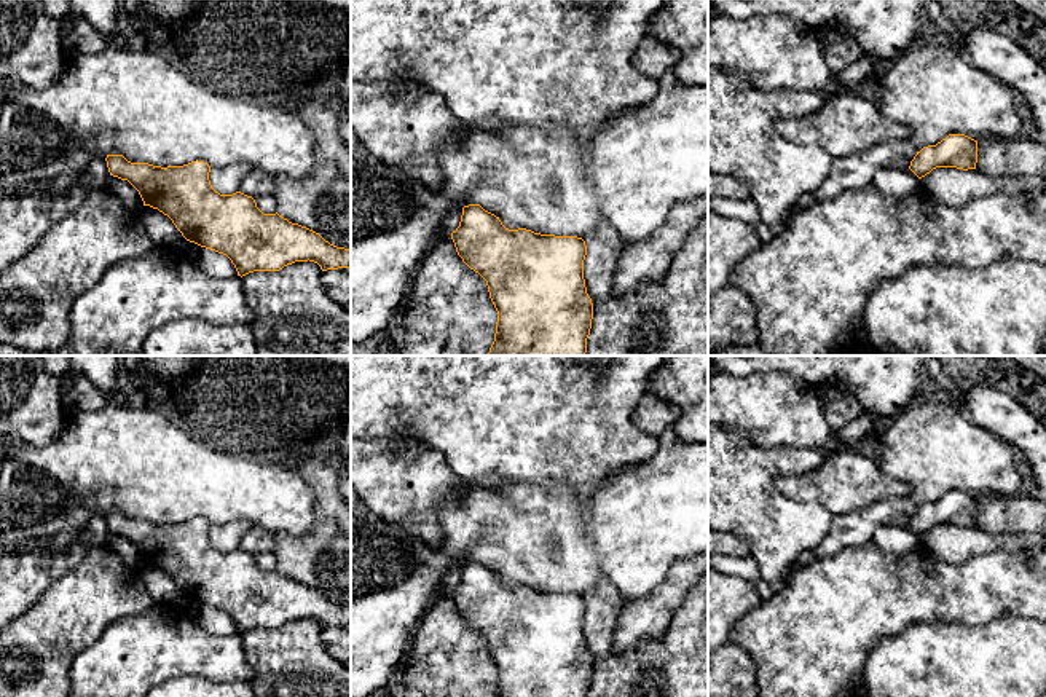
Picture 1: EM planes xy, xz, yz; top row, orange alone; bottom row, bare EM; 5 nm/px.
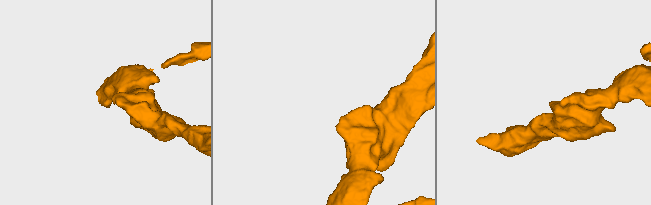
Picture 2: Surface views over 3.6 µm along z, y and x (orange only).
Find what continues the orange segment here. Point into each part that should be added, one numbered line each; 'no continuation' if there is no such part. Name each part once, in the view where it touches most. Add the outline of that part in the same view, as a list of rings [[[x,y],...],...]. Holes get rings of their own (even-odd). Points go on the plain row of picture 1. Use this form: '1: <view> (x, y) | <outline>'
no continuation

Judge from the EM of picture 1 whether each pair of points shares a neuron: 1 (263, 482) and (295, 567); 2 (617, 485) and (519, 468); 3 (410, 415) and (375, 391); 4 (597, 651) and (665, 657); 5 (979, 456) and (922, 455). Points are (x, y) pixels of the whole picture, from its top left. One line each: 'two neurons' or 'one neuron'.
1: two neurons
2: two neurons
3: one neuron
4: two neurons
5: one neuron

